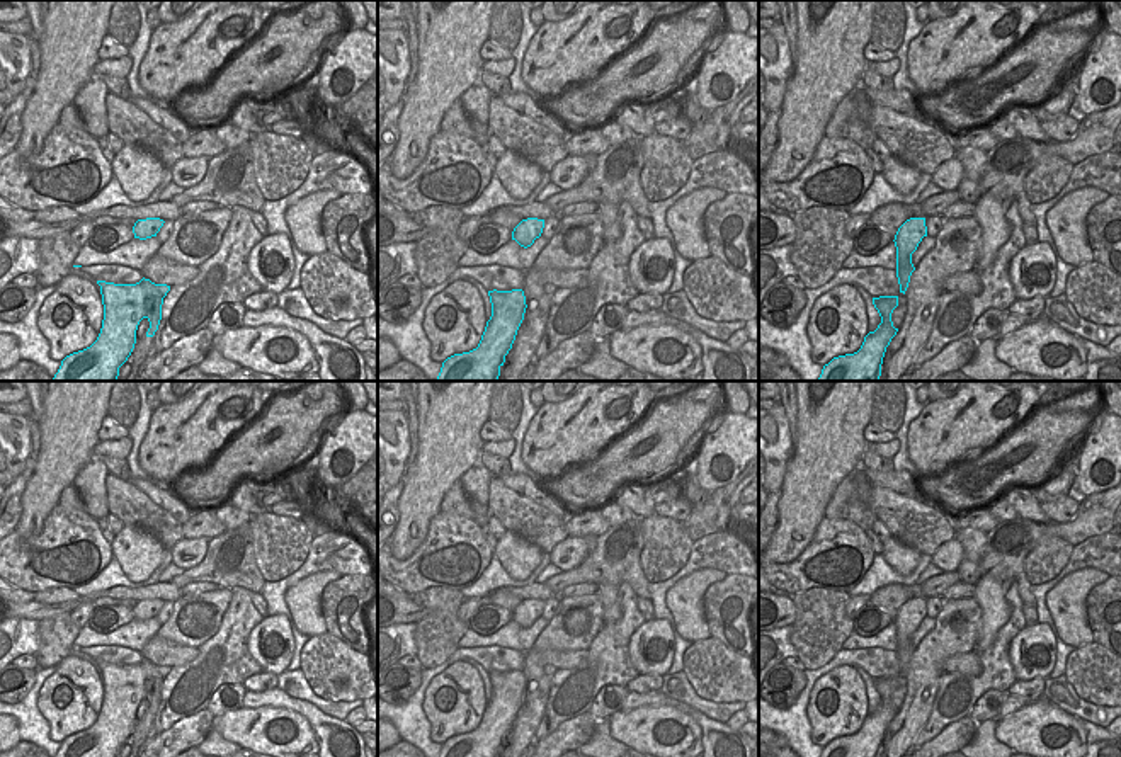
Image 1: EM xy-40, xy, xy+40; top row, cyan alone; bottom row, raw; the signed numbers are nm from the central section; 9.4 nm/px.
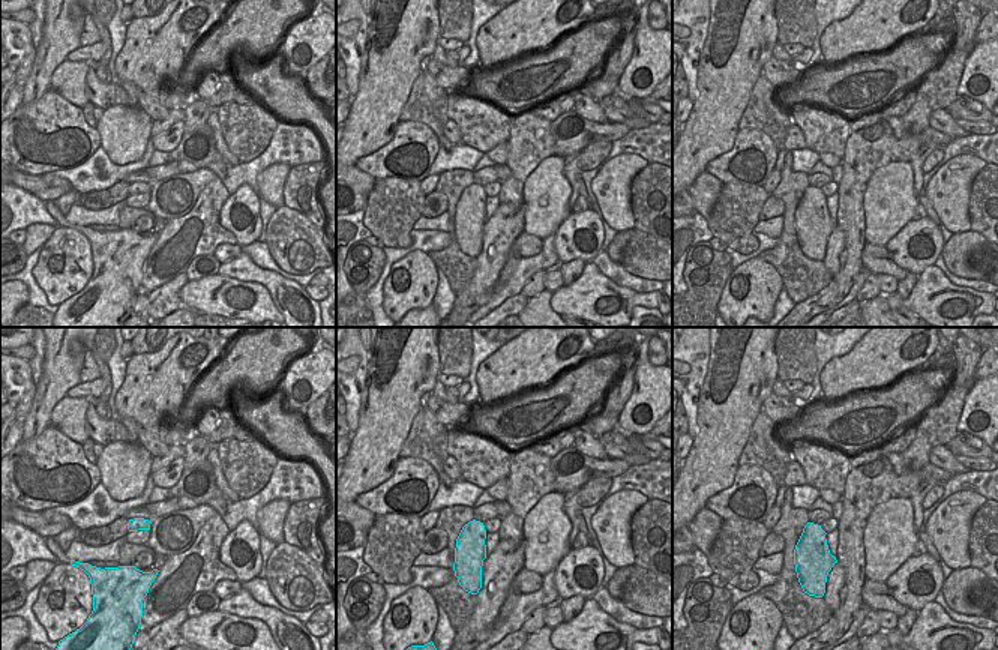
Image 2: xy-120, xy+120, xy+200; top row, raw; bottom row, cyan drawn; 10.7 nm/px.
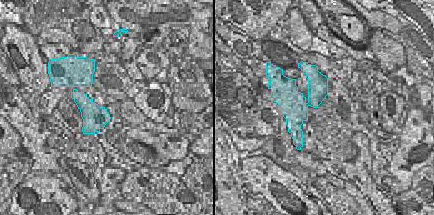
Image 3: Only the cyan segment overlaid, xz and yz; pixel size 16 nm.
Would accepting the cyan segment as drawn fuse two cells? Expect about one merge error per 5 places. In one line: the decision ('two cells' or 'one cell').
one cell

